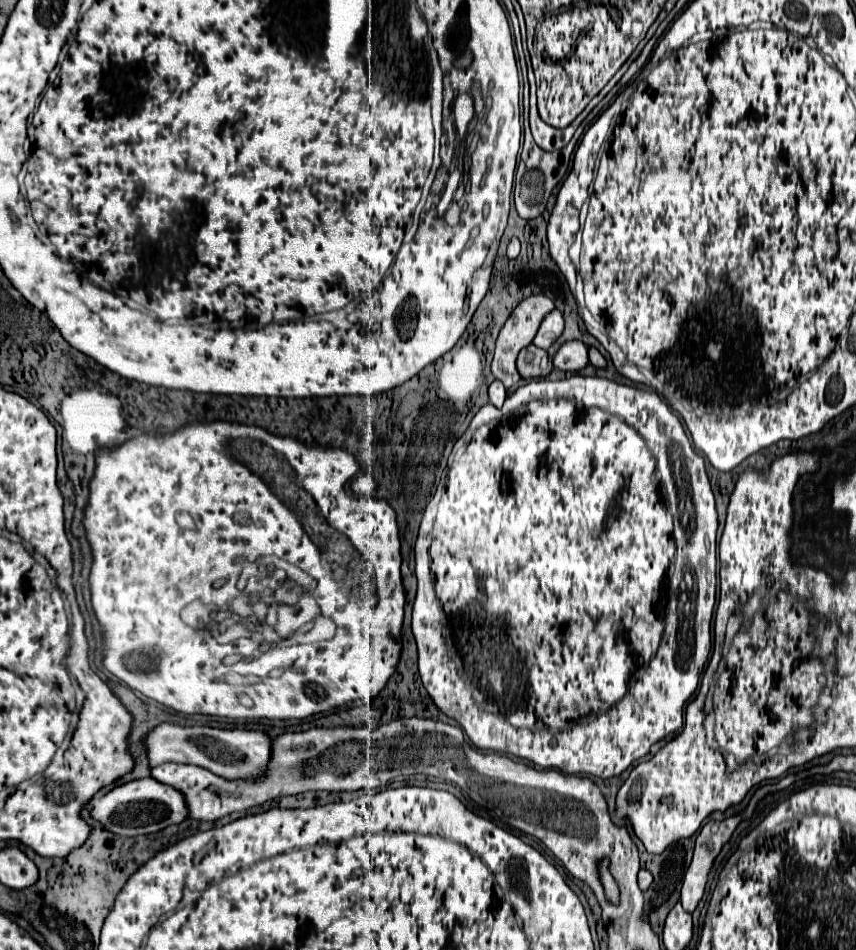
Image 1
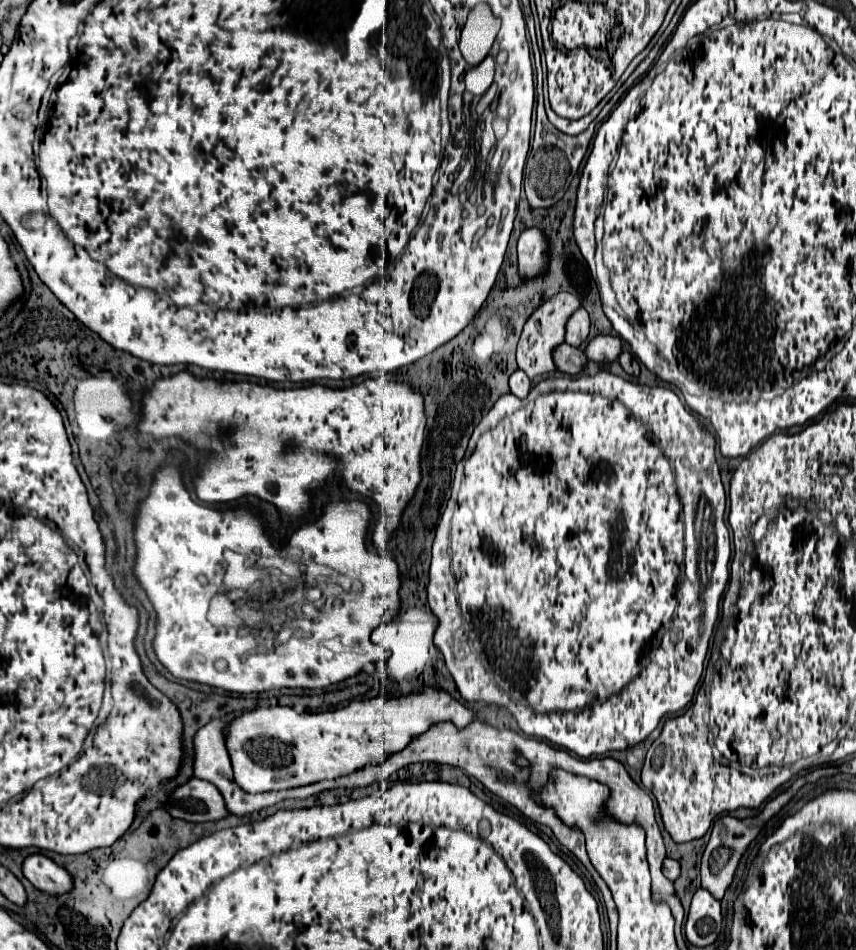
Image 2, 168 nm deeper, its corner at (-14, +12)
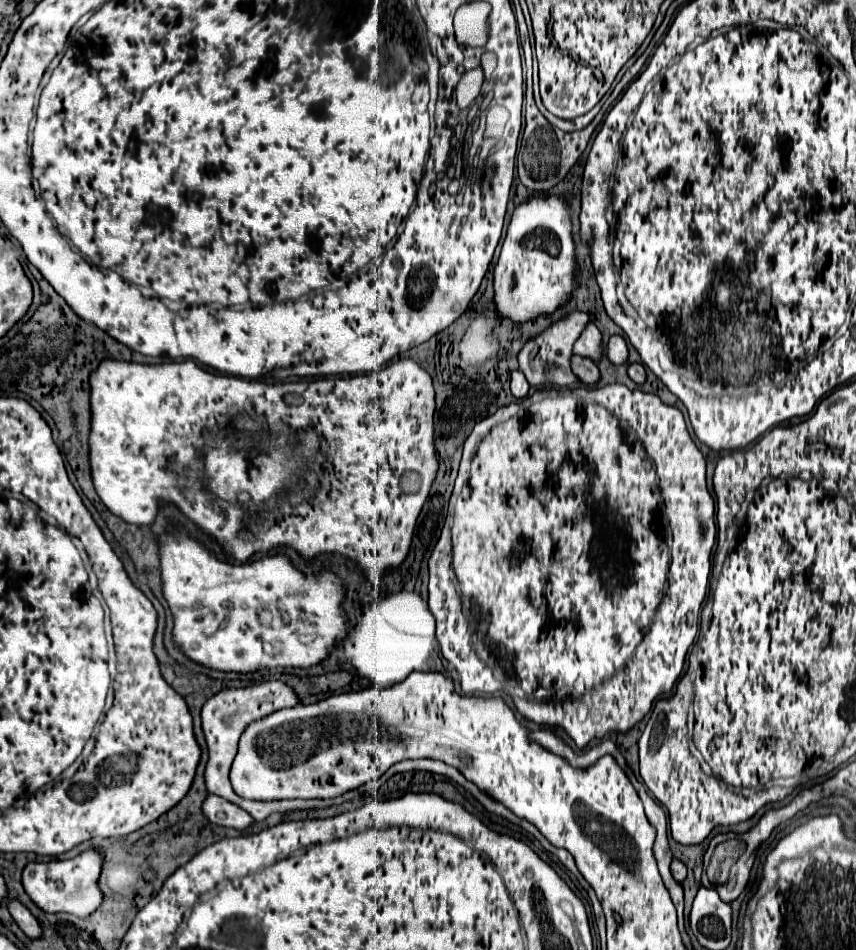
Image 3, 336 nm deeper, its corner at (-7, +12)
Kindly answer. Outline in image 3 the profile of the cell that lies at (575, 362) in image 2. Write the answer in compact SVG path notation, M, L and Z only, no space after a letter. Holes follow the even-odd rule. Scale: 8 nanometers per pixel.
M580 355L572 357L572 371L584 385L592 385L600 379L596 363L592 363L592 359L586 359L586 363L584 363L584 357L580 357Z

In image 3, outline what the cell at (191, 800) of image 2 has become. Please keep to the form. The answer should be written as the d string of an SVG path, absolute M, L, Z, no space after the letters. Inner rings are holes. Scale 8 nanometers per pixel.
M208 793L206 799L202 801L202 813L210 823L222 825L222 827L246 829L252 823L252 817L246 811L242 811L240 807L236 807L230 801L224 801L222 797L216 797L212 793Z

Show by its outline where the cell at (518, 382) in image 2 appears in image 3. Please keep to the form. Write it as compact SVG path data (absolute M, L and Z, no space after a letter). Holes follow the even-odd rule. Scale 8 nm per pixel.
M512 371L512 375L510 375L510 389L512 389L512 395L516 399L522 399L522 397L528 395L530 385L528 385L528 381L526 381L522 371Z

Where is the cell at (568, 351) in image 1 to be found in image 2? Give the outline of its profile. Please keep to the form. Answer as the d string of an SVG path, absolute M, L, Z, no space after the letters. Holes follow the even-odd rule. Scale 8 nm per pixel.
M599 335L595 339L591 339L591 343L587 345L585 349L585 355L591 359L591 361L597 361L597 363L613 363L619 359L623 351L623 341L621 337L613 337L613 335Z

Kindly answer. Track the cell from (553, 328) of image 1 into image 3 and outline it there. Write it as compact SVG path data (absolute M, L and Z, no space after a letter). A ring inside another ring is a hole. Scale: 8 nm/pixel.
M590 321L586 327L584 327L584 333L580 333L580 337L576 339L576 345L574 345L574 353L576 355L582 355L582 357L588 357L592 361L598 361L600 355L602 355L602 349L600 349L600 331L598 327Z

